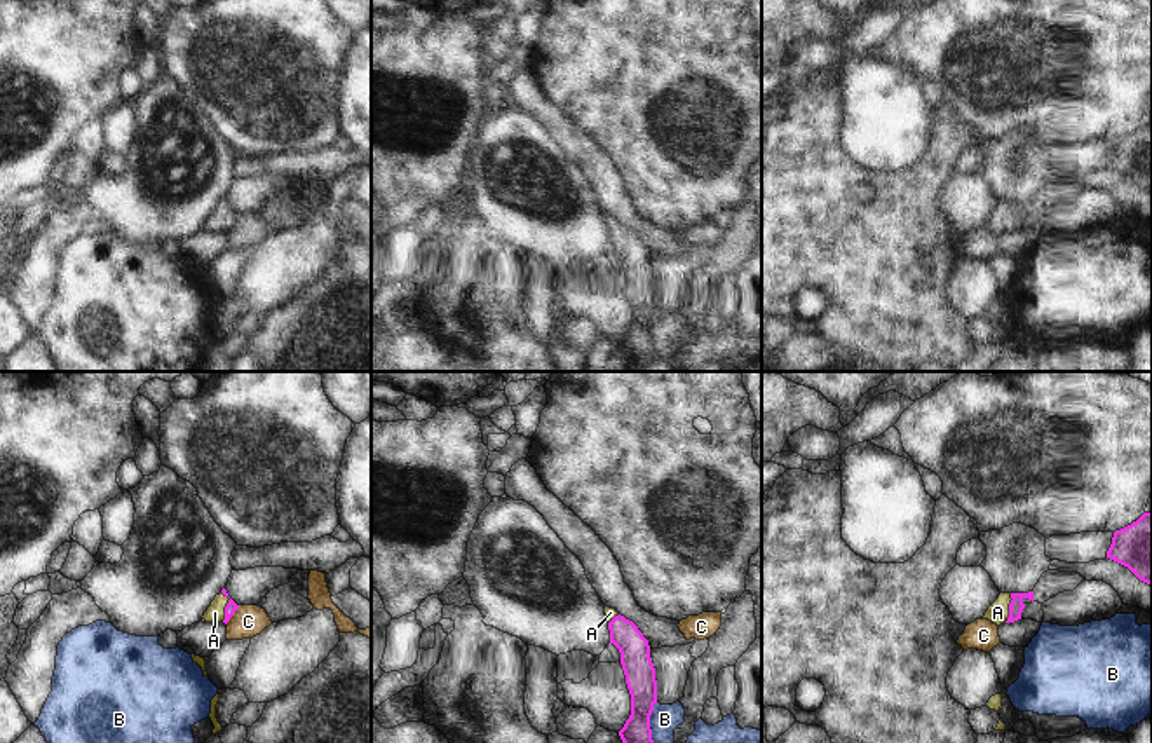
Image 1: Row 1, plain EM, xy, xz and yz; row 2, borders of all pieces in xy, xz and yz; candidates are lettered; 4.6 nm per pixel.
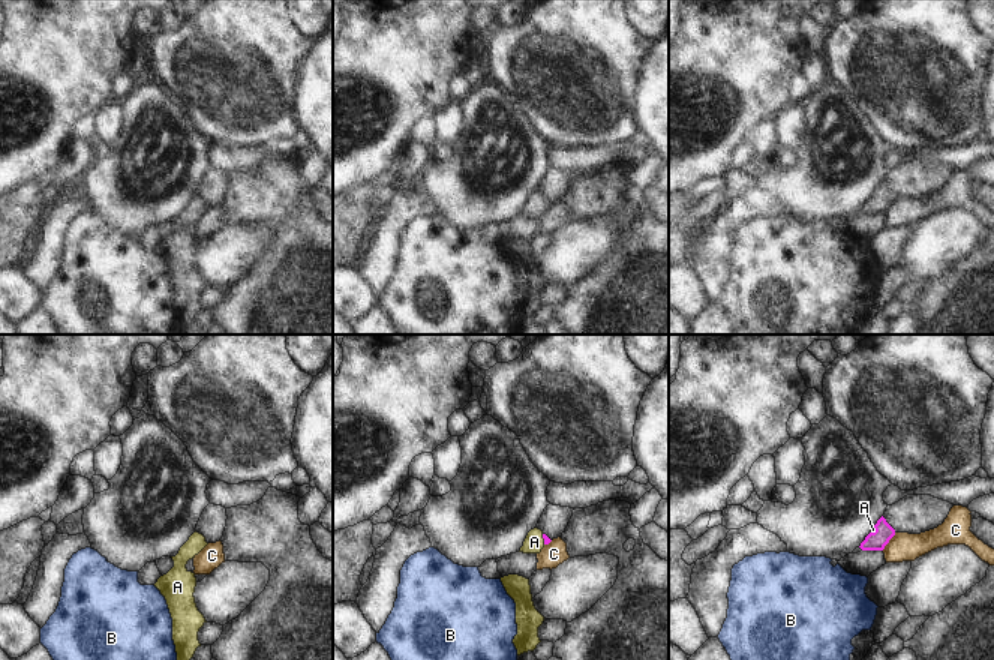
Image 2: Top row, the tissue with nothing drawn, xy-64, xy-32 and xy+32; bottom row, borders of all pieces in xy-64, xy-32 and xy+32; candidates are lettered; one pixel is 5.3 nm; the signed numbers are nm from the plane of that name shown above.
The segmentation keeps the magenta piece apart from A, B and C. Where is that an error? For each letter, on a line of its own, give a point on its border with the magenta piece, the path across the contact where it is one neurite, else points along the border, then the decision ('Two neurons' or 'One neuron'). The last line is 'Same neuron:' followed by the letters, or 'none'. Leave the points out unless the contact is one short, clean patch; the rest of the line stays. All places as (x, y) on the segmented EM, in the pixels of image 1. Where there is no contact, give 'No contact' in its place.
A: Touches magenta at xy (225, 607). Path across: xy (230, 607), (225, 607), (215, 613). One neuron
B: Touches magenta at xz (649, 722). Boundary: xz (657, 702), (650, 715), (652, 742). Two neurons
C: Touches magenta at xy (234, 613). Boundary: xy (239, 606), (225, 623). Two neurons
Same neuron: A

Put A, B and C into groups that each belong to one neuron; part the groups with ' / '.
A / B / C

